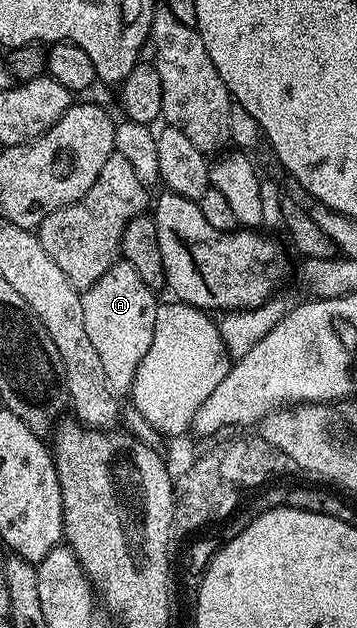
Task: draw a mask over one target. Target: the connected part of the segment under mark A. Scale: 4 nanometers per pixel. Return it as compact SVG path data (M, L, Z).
M124 260L118 261L97 283L82 293L83 323L87 338L102 361L111 392L118 398L131 391L138 364L143 360L154 337L158 297Z

